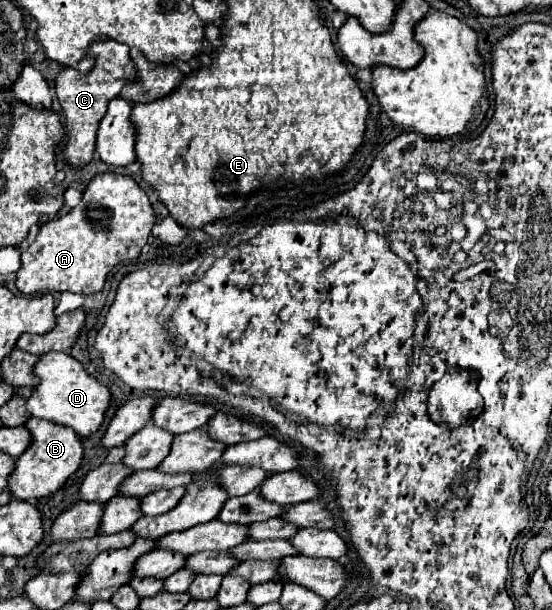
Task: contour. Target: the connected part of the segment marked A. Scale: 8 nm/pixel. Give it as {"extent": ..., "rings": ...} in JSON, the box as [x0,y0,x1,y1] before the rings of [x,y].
{"extent":[17,173,157,295],"rings":[[[101,173],[89,183],[81,203],[71,213],[41,225],[33,245],[21,253],[23,265],[17,271],[17,289],[25,295],[39,291],[99,293],[115,265],[141,255],[155,221],[157,213],[147,193],[131,177]]]}

